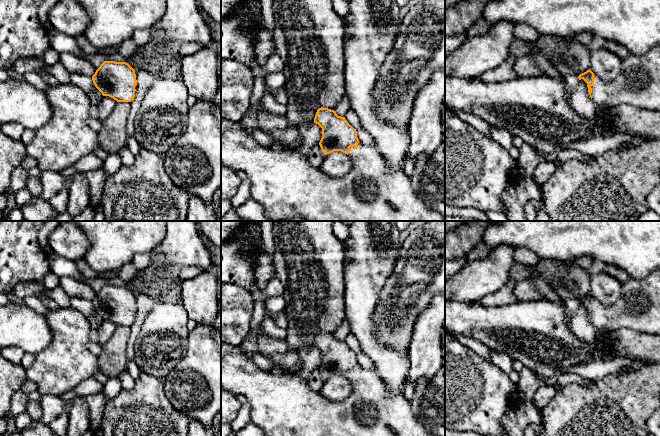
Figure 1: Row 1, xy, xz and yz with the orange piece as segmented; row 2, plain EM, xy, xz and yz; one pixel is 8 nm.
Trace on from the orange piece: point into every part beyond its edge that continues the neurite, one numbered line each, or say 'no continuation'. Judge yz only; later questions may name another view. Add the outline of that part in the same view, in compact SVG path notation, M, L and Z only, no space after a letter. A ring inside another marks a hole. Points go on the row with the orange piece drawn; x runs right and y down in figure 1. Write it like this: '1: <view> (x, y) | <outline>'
1: yz (638, 85) | M660 45L642 55L630 54L622 60L621 74L606 82L594 77L592 100L596 105L632 105L660 110Z

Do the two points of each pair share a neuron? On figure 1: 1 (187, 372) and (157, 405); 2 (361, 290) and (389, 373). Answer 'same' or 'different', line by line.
1: different
2: same

